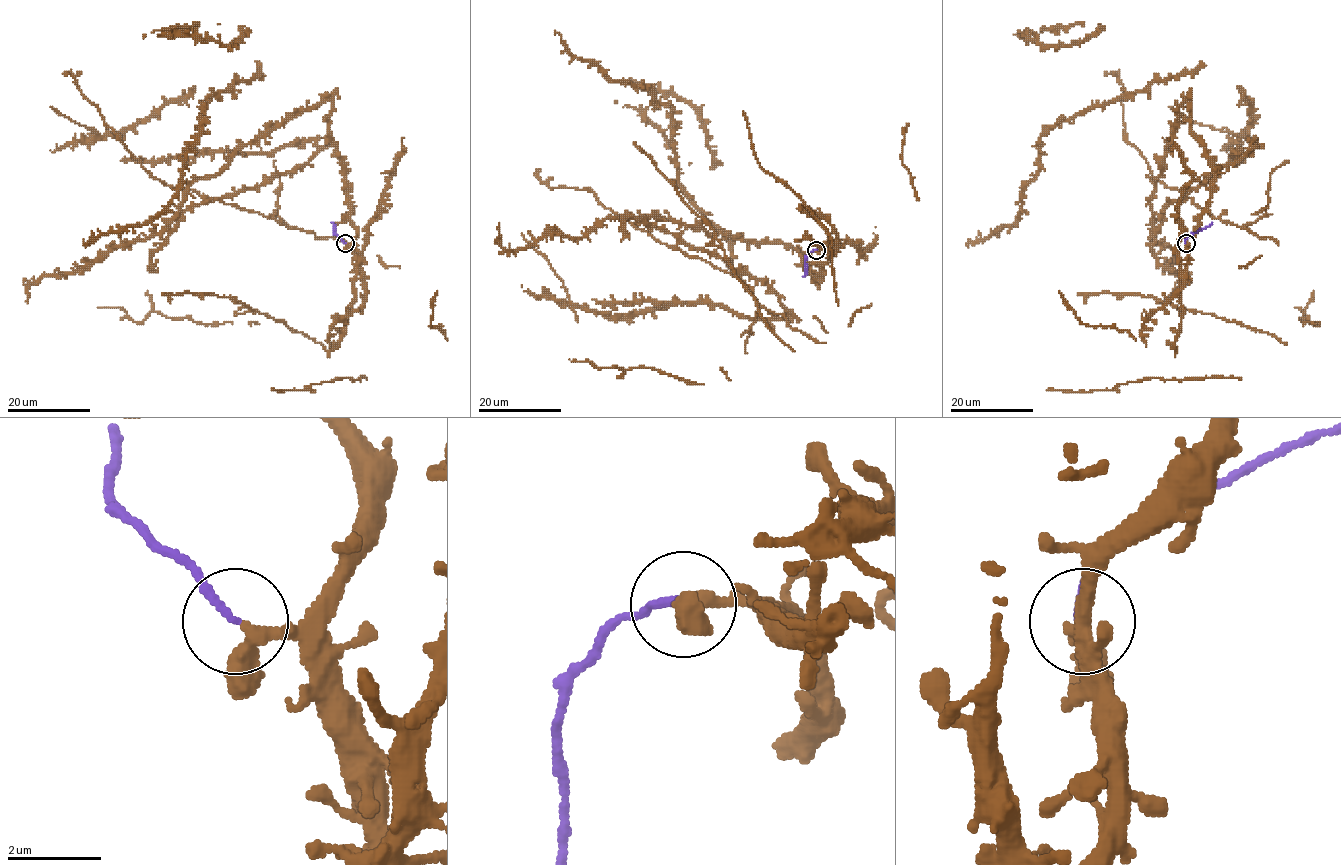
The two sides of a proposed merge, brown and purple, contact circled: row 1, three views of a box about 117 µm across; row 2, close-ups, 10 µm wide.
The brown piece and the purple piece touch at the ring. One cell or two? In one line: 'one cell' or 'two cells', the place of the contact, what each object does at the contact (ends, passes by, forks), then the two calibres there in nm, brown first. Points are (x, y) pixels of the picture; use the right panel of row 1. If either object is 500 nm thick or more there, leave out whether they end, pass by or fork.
two cells; at (1186, 243); brown passes by; purple ends there; 280 nm thick on the brown side, 140 nm on the other

